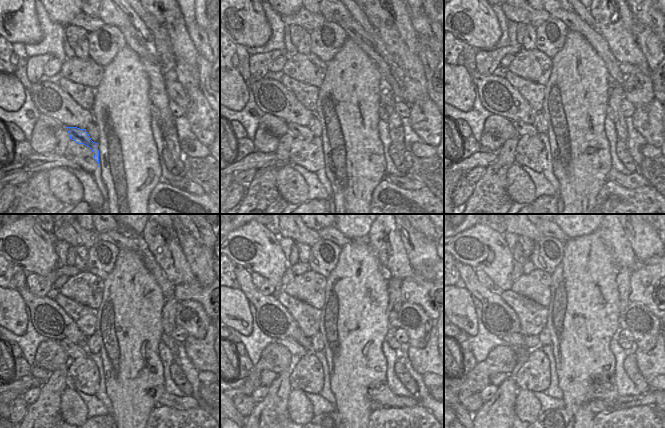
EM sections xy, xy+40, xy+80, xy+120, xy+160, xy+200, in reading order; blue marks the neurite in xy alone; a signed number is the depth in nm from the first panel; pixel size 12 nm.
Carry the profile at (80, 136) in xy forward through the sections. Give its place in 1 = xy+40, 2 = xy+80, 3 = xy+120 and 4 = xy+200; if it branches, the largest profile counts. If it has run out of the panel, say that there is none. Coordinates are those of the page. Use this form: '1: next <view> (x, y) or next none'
1: next xy+40 (298, 132)
2: next xy+80 (521, 128)
3: next xy+120 (74, 351)
4: next xy+200 (513, 339)

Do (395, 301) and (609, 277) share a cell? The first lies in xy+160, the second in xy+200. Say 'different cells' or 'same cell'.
different cells

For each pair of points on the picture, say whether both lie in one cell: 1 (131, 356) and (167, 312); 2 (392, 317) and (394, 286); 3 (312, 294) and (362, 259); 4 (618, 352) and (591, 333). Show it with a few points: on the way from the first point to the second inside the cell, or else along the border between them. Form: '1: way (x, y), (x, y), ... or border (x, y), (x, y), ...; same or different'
1: border (165, 300), (162, 306), (162, 332); different
2: way (395, 309), (395, 294); same
3: border (327, 278), (324, 304), (321, 308); different
4: border (619, 329), (610, 342), (613, 369); different

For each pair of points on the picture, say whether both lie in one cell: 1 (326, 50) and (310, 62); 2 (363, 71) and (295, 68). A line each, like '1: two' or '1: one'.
1: two
2: two

